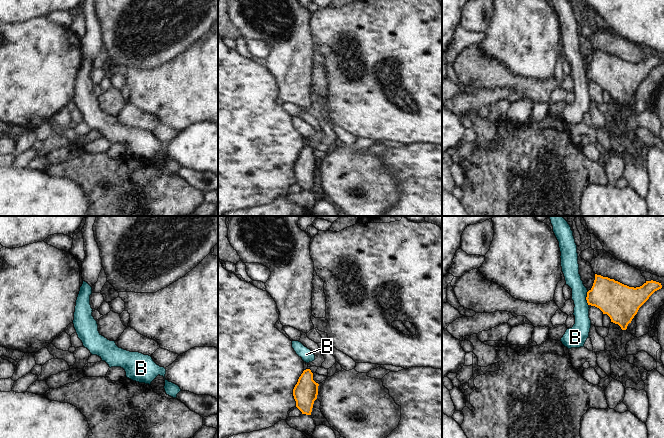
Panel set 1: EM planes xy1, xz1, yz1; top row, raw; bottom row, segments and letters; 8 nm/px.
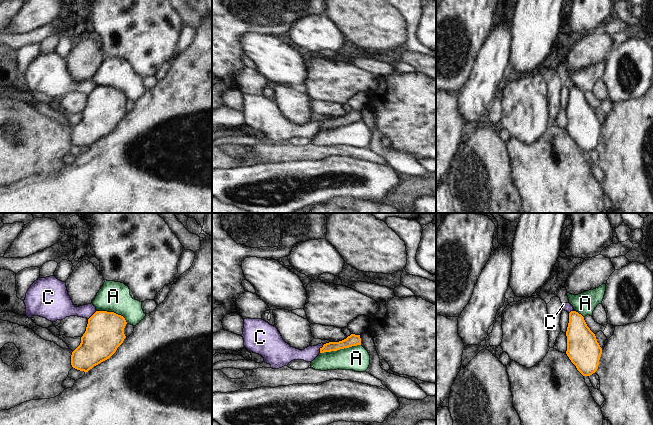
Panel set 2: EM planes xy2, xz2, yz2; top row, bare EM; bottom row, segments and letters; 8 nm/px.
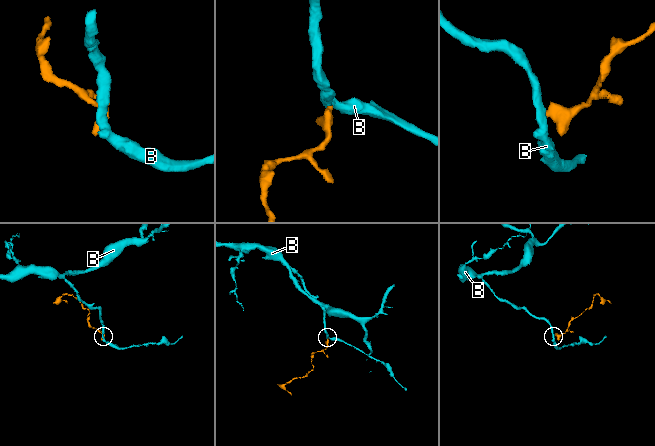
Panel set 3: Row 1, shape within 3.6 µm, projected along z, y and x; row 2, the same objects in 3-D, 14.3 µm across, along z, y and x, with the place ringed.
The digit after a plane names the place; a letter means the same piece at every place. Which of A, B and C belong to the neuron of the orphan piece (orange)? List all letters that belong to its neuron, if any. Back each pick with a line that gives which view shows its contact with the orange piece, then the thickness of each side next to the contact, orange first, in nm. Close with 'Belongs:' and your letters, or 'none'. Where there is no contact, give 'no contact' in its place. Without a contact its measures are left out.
Belongs: none

